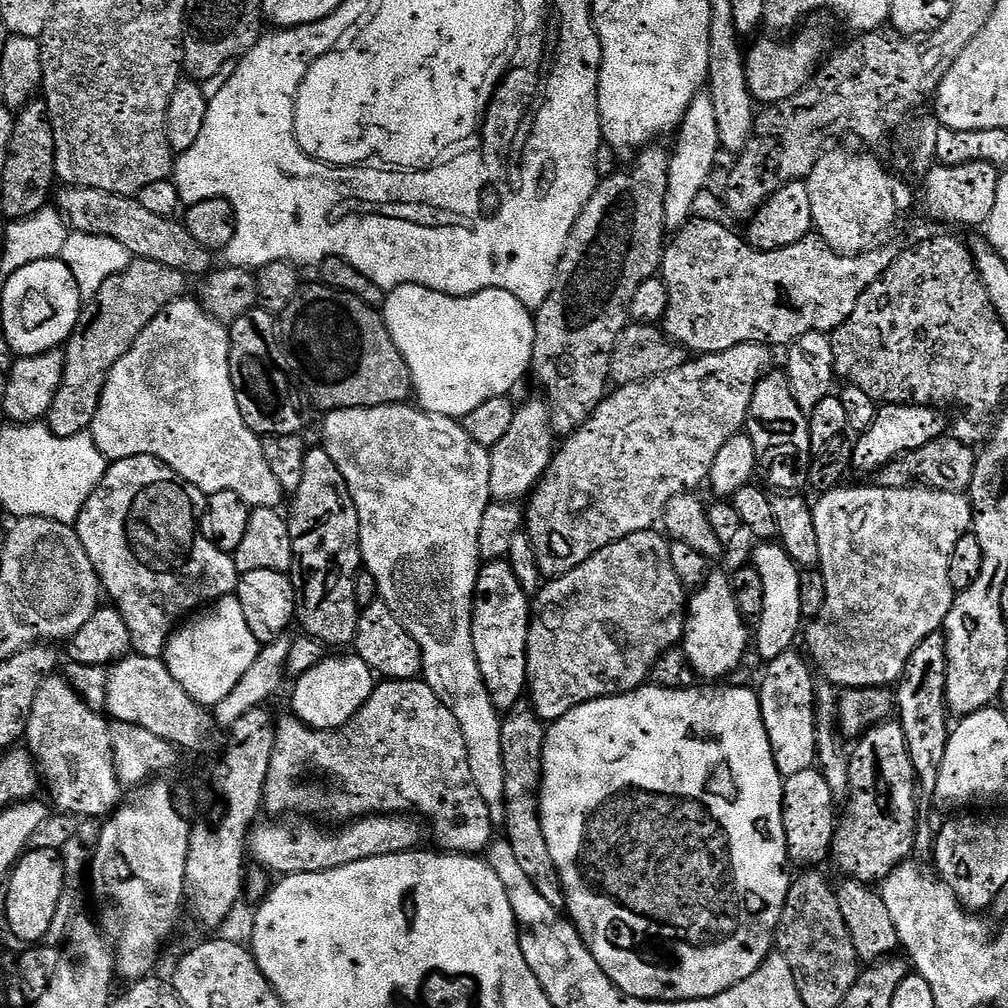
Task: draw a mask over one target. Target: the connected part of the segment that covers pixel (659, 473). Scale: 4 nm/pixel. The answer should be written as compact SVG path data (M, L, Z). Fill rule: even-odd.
M767 343L743 344L725 352L710 352L696 358L700 360L689 359L670 374L641 384L626 384L617 387L616 393L605 395L595 412L579 425L586 436L594 440L586 452L582 450L582 460L586 462L582 470L592 468L592 476L590 482L582 482L578 488L580 492L582 488L588 488L590 494L594 492L594 498L588 498L588 494L586 498L580 498L582 506L586 506L584 529L578 538L580 546L570 550L568 562L571 568L582 566L589 556L598 554L598 550L630 534L655 529L663 521L664 511L674 498L695 493L696 487L711 477L718 450L722 450L730 438L741 435L750 420L756 388L771 373L768 371L772 368L772 352L768 347Z

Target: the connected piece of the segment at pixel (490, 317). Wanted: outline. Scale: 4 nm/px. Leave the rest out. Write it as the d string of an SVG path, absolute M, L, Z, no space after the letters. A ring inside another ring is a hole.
M403 284L387 293L382 305L382 315L384 317L384 325L390 330L392 335L392 341L400 347L400 352L408 364L408 369L412 371L412 382L418 389L418 396L420 392L419 407L425 412L434 413L436 416L450 416L453 418L469 416L471 412L478 410L478 406L482 406L490 398L509 395L513 391L511 388L527 374L528 368L530 372L530 369L533 367L536 355L536 322L533 313L521 300L514 298L514 294L510 294L506 290L491 288L490 290L482 290L473 296L447 296L417 284Z

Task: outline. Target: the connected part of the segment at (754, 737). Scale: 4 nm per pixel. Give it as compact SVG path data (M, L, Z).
M645 686L637 688L635 692L624 692L620 696L603 696L601 700L591 700L566 714L560 720L555 721L547 729L544 743L544 778L539 789L540 804L538 803L538 815L540 824L544 828L544 837L550 846L550 854L558 866L565 869L572 868L580 860L580 872L572 868L566 872L566 880L569 885L576 884L580 880L580 904L572 908L571 915L578 925L581 936L585 937L592 950L592 957L602 966L602 970L612 981L625 992L627 996L633 996L639 1000L701 1000L722 994L730 990L738 982L750 978L762 967L773 951L778 940L780 919L786 906L786 894L790 883L790 875L784 867L789 867L788 843L786 842L786 830L784 829L784 780L781 777L778 766L774 762L774 754L770 746L770 738L766 734L766 726L760 709L760 698L755 691L748 688L662 688L659 686Z

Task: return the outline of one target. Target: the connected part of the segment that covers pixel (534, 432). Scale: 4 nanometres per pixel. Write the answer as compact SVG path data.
M528 400L516 409L514 426L502 442L494 445L492 453L492 470L490 484L492 495L497 501L512 502L515 496L524 496L533 491L544 478L552 464L552 458L558 448L556 436L552 433L552 412L544 400Z

